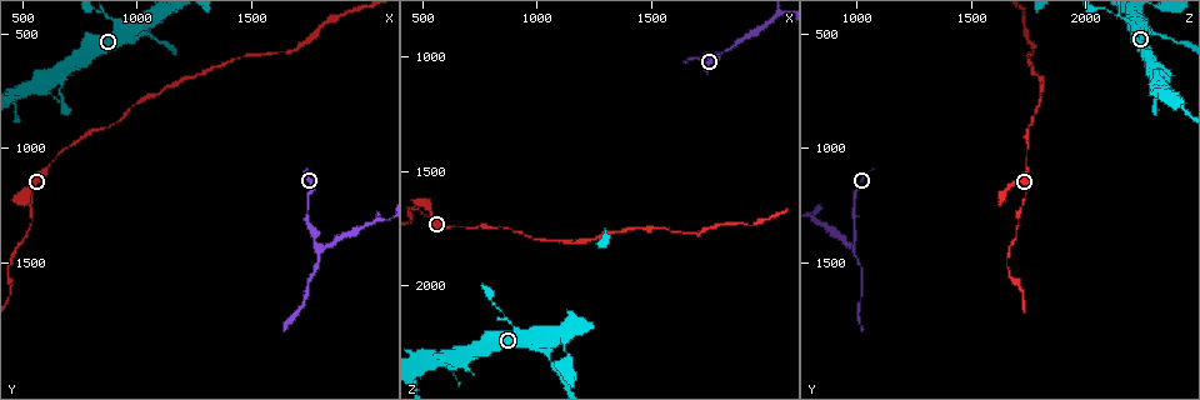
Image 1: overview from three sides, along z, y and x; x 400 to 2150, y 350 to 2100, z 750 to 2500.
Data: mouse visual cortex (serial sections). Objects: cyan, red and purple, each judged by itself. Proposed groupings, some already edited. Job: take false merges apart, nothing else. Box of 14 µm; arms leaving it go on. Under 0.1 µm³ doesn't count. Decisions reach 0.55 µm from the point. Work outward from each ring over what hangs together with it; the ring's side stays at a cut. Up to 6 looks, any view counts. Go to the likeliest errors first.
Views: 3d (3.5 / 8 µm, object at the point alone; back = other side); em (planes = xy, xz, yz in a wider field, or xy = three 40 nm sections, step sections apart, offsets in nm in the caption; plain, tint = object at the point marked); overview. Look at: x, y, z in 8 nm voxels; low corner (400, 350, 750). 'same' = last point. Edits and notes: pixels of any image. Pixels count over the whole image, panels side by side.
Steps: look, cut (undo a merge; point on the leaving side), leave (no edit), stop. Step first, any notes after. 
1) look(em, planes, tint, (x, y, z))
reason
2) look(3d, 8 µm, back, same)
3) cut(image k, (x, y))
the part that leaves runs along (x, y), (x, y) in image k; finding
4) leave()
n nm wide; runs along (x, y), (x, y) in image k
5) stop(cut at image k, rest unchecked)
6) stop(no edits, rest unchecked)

look(3d, 3.5 µm, (1750, 1340, 980))

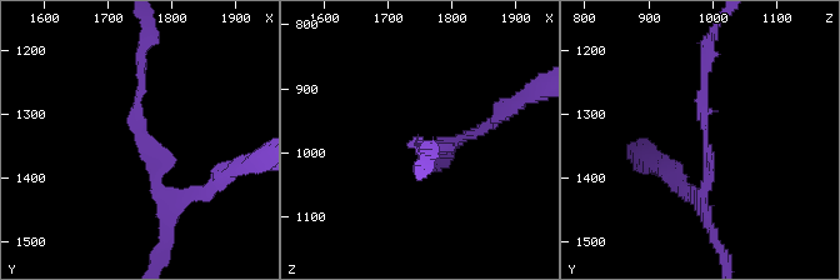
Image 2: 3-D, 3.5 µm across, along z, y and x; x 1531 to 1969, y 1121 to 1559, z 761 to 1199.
look(em, xy, step 5, tint, (1750, 1340, 990))
now the EM

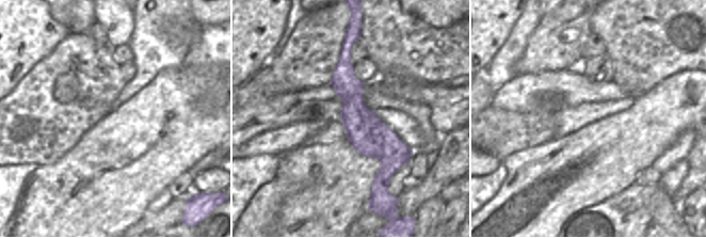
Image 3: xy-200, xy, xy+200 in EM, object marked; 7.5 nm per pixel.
leave()
runs along (345, 48), (354, 115), (385, 148), (375, 185) in image 3; all the same cell

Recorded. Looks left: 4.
look(3d, 8 µm, (980, 480, 2250))
sharp bend

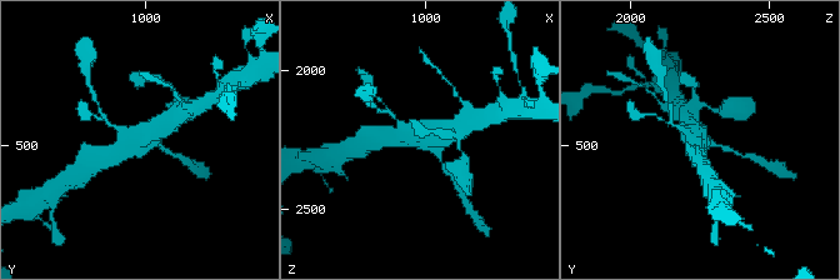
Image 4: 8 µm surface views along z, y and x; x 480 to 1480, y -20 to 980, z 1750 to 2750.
look(em, xy, step 1, tint, (990, 480, 2240))
3 arms; arms of 150, 450, 450 nm

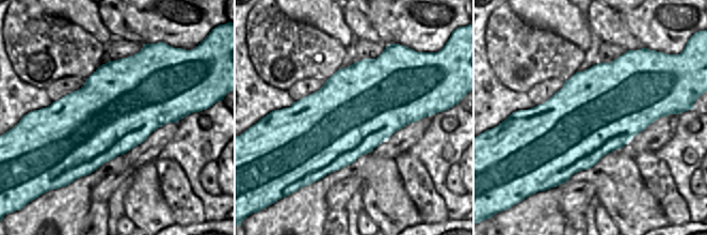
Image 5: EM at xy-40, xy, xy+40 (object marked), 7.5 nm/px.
leave()
650 nm wide; runs along (109, 154), (120, 153), (171, 123) in image 4; all the same cell

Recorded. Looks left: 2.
look(3d, 3.5 µm, back, (690, 1010, 1740))
thick turns thin

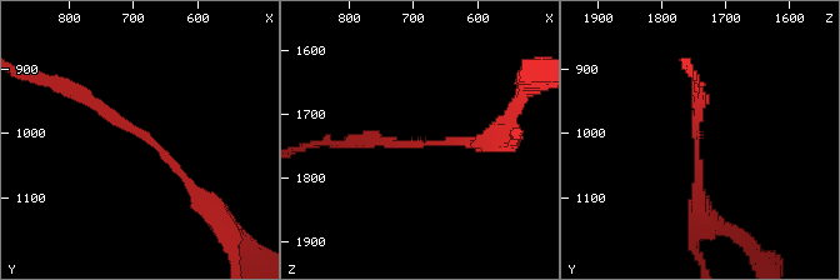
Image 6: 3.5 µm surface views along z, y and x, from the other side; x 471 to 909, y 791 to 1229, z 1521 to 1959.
look(em, planes, tint, (680, 1015, 1750))
arms of 150, 150 nm

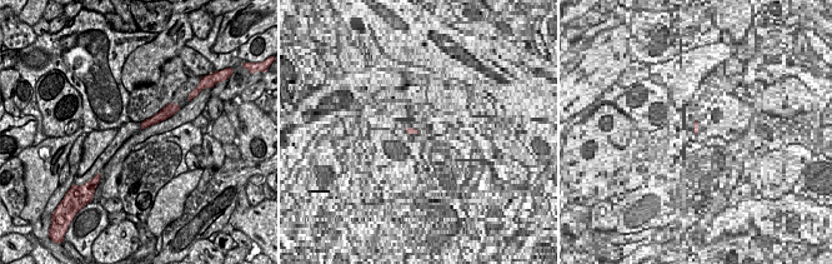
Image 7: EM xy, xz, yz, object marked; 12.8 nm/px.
leave()
continuous, no second cell

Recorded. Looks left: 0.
stop(no edits, rest unchecked)

